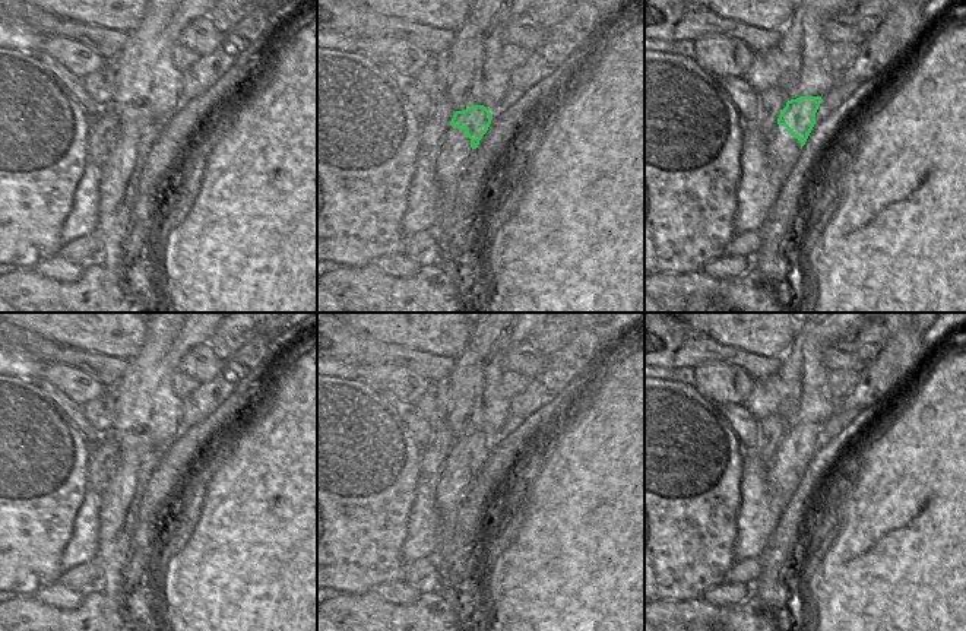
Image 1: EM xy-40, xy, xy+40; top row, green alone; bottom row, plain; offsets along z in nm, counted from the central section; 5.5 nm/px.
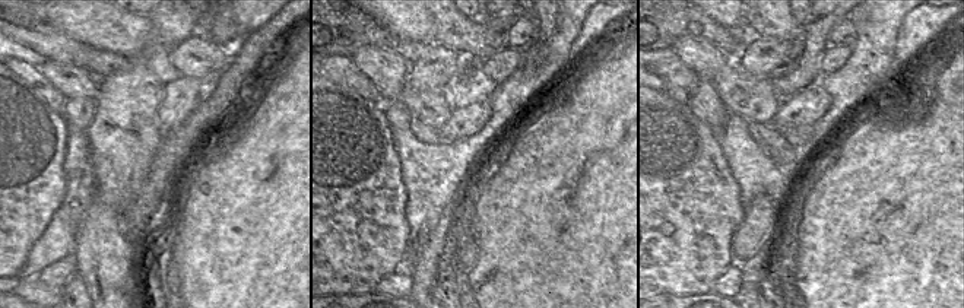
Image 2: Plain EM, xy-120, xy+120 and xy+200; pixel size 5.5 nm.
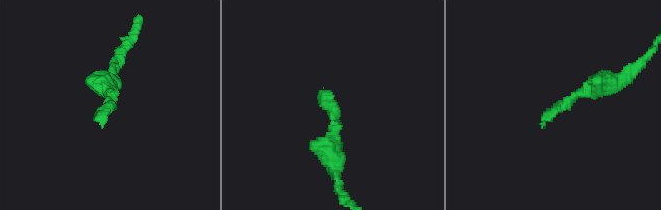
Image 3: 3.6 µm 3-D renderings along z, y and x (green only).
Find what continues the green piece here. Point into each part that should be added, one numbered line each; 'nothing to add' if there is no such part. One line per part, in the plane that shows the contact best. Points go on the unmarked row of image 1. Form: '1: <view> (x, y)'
1: xy (455, 478)

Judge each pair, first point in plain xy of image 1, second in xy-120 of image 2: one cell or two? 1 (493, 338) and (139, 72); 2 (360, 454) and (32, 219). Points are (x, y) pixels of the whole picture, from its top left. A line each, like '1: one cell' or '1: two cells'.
1: one cell
2: one cell

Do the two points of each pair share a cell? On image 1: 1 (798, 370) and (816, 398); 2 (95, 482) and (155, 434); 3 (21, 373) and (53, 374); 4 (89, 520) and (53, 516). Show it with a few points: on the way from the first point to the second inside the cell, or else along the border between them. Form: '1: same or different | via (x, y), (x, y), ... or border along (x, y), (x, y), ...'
1: same | via (804, 377), (804, 386), (808, 390)
2: different | border along (103, 434), (107, 434), (120, 449)
3: different | border along (47, 365), (43, 379)
4: different | border along (88, 488), (76, 513), (73, 532), (62, 551)

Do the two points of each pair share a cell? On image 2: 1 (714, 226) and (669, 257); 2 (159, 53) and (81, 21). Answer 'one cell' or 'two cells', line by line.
1: one cell
2: one cell

